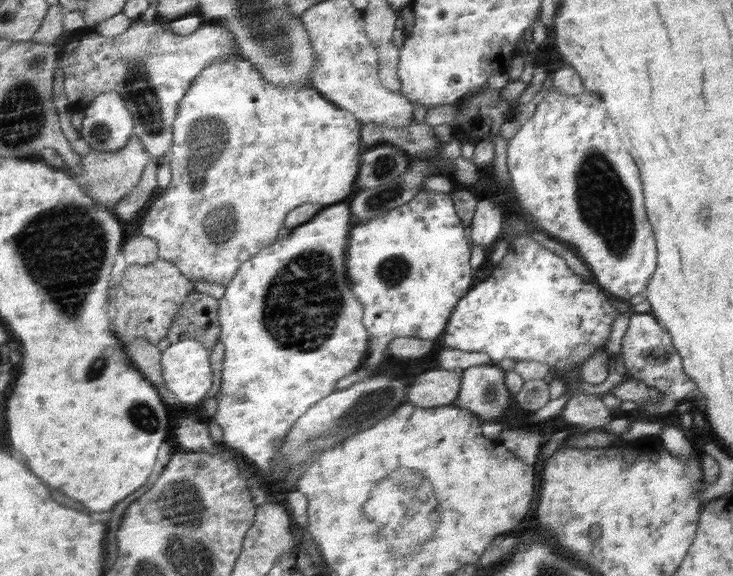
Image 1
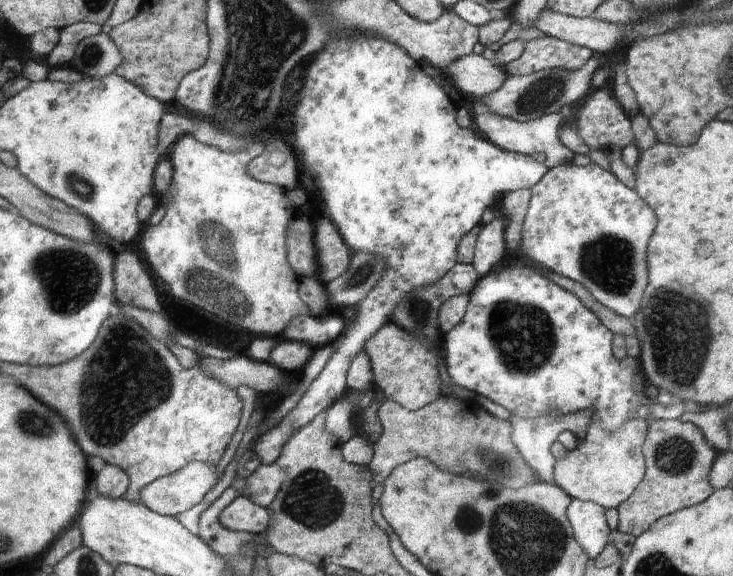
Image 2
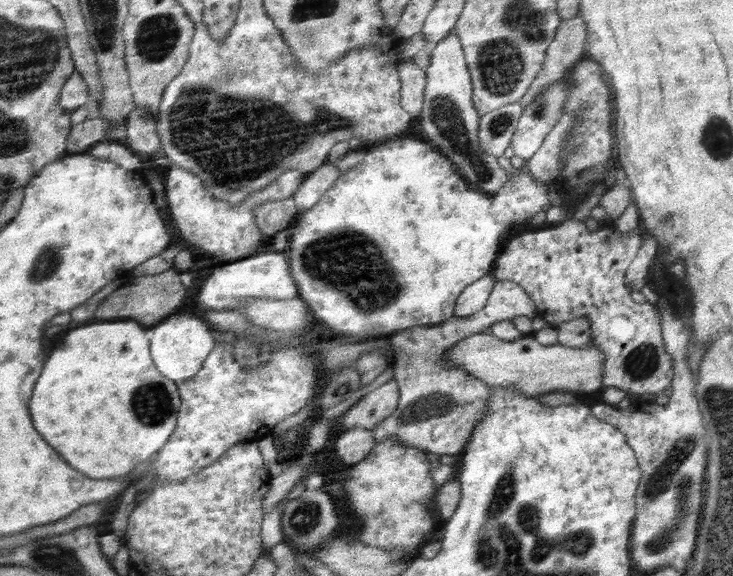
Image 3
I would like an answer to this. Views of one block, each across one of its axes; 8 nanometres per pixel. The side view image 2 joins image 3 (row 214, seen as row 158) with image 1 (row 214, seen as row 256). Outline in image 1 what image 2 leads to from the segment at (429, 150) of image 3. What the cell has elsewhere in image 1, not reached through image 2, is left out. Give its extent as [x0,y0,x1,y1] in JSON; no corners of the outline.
[346,190,474,370]

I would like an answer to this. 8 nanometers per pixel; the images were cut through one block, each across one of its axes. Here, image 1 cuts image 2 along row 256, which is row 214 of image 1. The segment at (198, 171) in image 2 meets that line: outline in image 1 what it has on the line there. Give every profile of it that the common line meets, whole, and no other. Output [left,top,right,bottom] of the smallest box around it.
[140,60,360,287]

